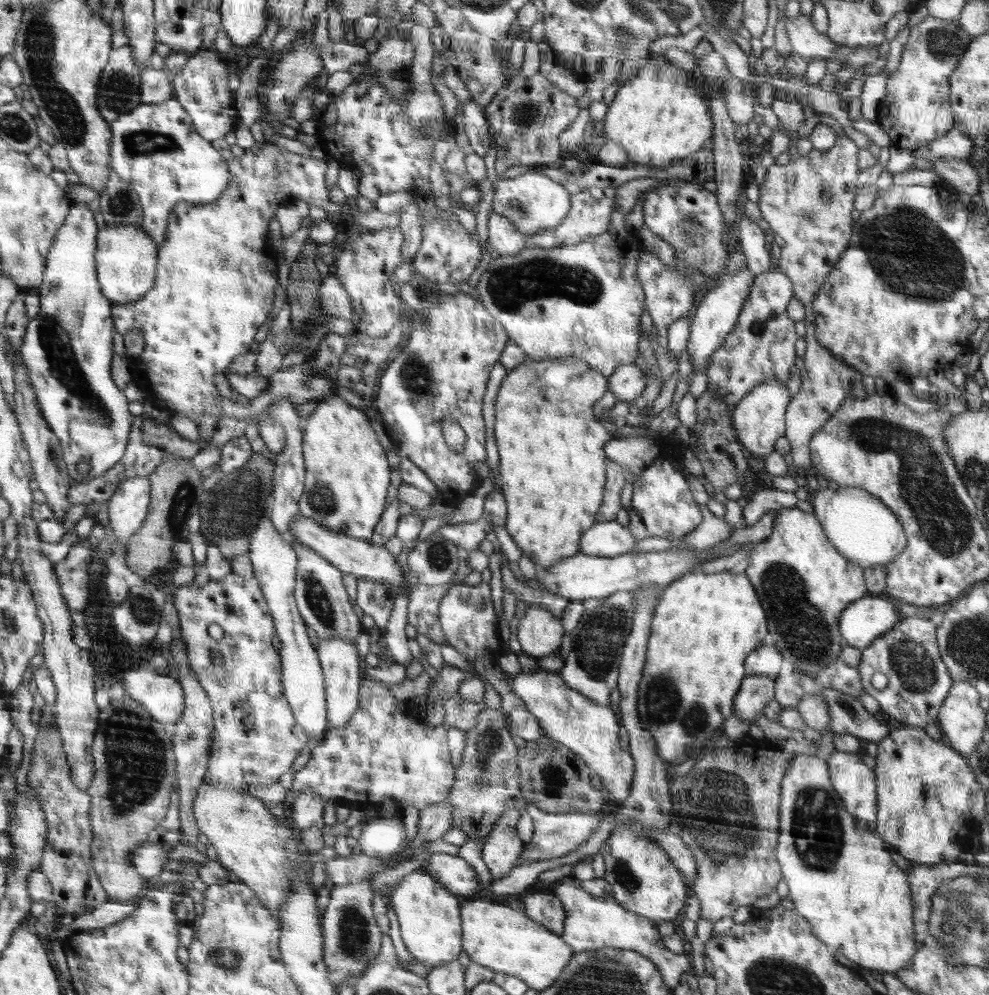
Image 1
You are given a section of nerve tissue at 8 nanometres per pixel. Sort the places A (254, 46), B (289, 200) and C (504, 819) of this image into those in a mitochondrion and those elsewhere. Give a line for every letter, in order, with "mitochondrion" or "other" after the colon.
A: other
B: other
C: other

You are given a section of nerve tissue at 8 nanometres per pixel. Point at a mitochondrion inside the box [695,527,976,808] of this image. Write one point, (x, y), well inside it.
(794, 612)

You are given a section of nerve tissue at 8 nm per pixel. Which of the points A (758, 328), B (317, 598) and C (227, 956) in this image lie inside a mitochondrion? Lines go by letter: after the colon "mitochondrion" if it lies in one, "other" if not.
A: other
B: mitochondrion
C: mitochondrion

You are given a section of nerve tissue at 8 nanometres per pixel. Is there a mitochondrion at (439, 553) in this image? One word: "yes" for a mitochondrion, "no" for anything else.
yes

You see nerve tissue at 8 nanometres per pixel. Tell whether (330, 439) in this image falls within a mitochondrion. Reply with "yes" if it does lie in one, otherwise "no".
no

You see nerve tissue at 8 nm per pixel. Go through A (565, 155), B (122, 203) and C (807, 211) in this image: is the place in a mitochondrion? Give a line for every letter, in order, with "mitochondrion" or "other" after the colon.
A: other
B: mitochondrion
C: mitochondrion

